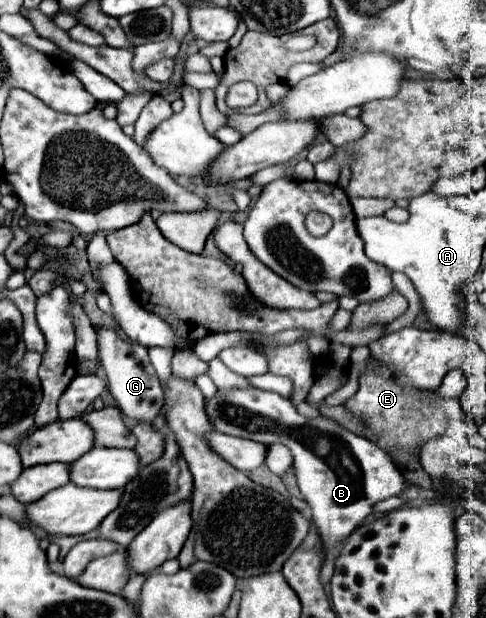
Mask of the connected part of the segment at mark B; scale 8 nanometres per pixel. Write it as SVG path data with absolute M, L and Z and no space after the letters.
M256 387L218 389L212 399L206 399L206 415L220 433L258 443L282 443L292 451L298 487L312 509L312 519L326 551L348 537L374 511L378 501L396 497L414 485L402 477L378 445L344 429L332 417L308 419L300 415L288 399L274 391Z

